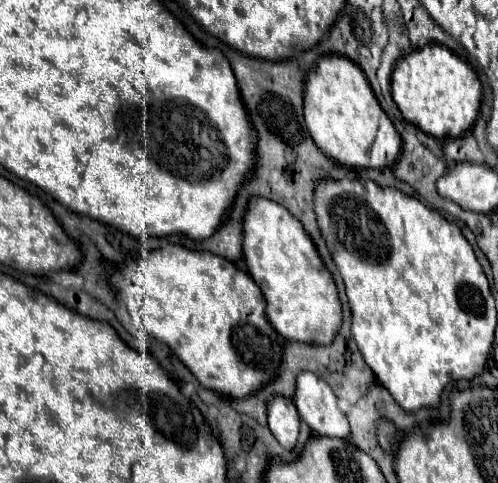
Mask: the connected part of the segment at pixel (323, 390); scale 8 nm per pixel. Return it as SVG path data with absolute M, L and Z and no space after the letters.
M304 371L298 375L294 403L302 421L306 421L318 435L350 439L346 413L338 407L338 399L332 387L314 373Z

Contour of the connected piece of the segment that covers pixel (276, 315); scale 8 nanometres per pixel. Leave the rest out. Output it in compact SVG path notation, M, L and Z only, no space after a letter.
M256 197L244 215L244 259L268 301L268 321L288 341L330 345L342 325L342 303L332 273L302 223L278 203Z

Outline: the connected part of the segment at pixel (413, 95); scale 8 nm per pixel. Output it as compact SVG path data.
M426 45L404 55L392 73L392 97L410 123L436 139L464 135L476 121L482 101L482 85L476 71L442 45Z

